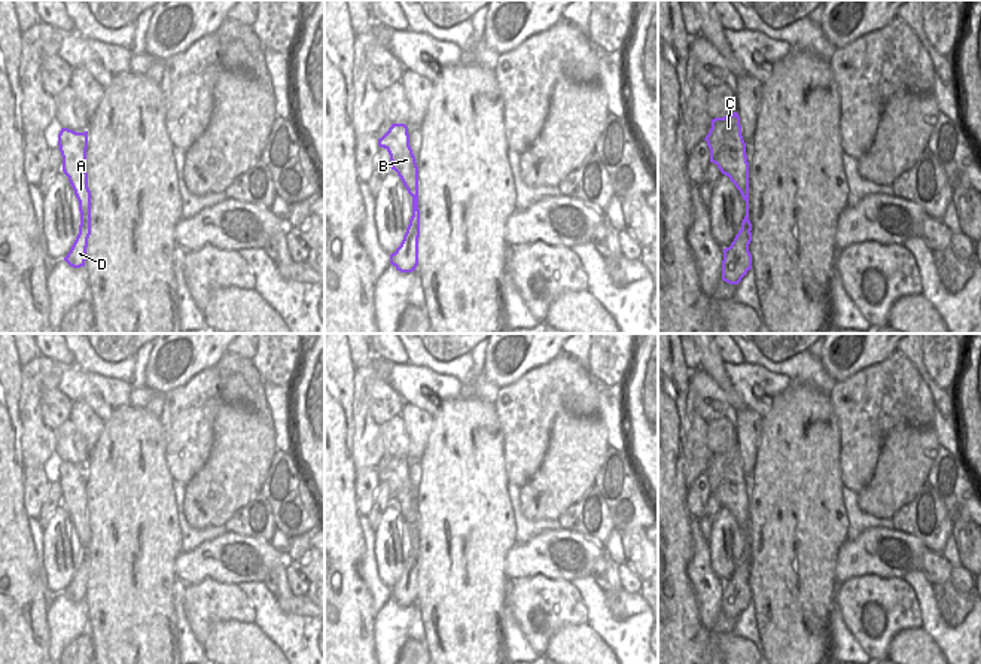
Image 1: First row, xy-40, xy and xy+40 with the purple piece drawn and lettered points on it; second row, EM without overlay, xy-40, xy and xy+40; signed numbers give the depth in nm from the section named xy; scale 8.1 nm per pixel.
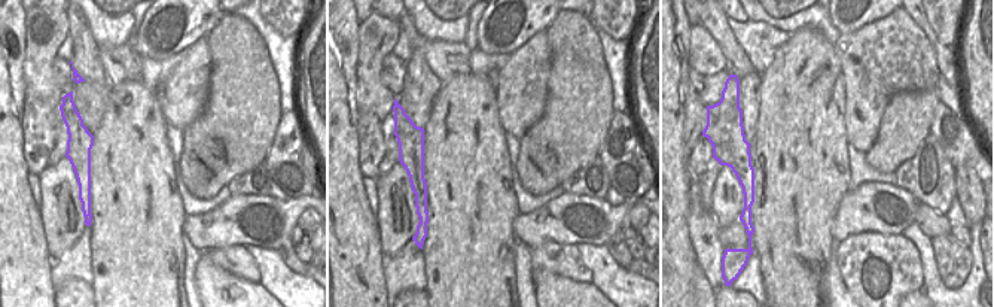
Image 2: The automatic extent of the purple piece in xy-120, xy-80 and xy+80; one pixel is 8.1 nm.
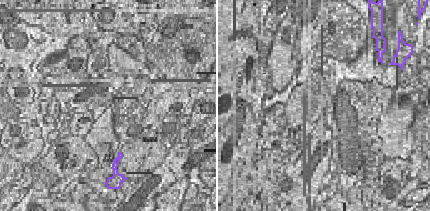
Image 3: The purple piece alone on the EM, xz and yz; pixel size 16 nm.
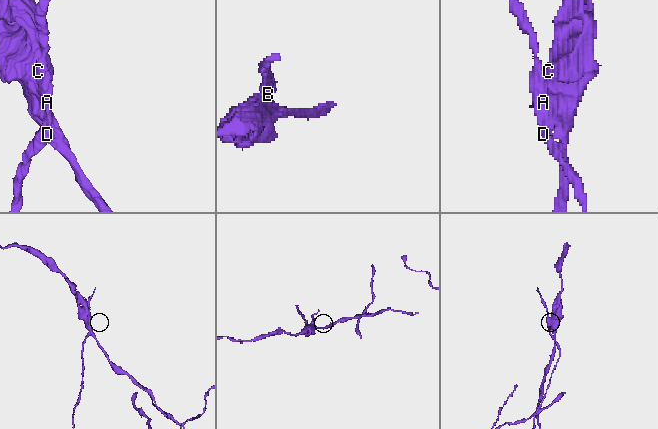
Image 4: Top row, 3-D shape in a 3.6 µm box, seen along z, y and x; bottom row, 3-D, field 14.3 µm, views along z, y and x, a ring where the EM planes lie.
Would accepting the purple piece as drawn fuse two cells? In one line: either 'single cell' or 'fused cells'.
fused cells

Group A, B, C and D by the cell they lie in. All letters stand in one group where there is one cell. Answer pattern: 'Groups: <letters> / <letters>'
Groups: A D / B C

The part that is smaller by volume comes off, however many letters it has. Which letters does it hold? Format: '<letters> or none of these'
A, D

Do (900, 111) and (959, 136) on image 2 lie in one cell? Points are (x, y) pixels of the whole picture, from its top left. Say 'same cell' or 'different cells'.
different cells

